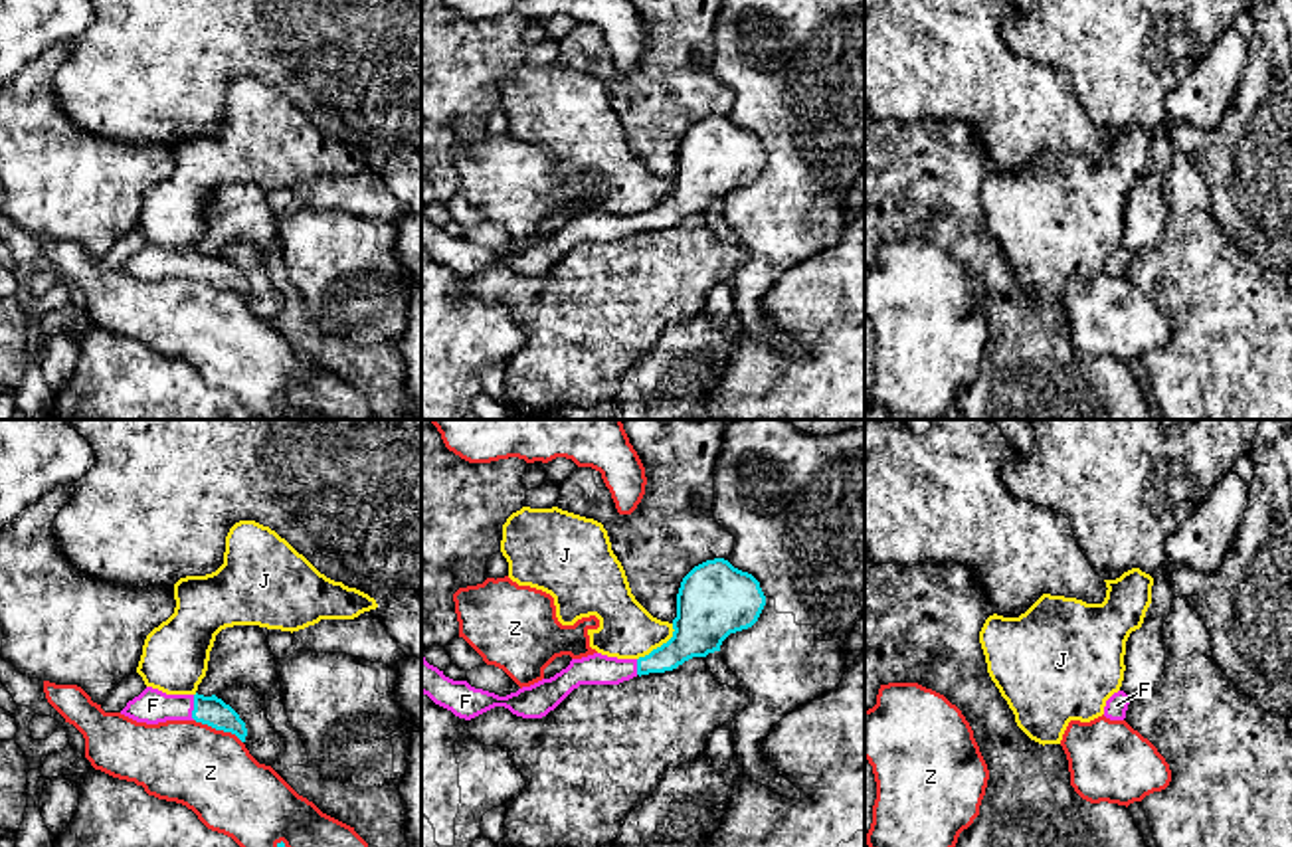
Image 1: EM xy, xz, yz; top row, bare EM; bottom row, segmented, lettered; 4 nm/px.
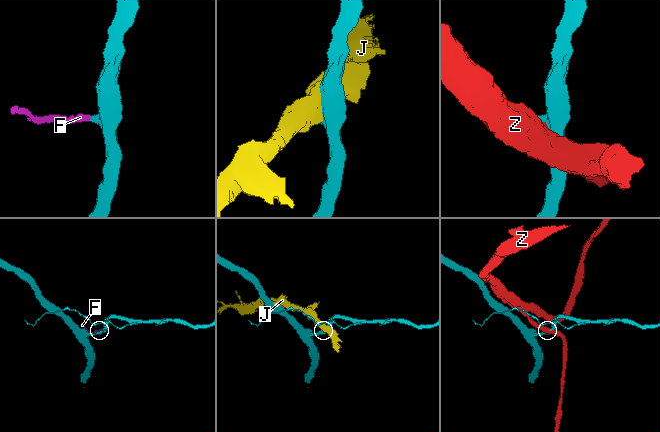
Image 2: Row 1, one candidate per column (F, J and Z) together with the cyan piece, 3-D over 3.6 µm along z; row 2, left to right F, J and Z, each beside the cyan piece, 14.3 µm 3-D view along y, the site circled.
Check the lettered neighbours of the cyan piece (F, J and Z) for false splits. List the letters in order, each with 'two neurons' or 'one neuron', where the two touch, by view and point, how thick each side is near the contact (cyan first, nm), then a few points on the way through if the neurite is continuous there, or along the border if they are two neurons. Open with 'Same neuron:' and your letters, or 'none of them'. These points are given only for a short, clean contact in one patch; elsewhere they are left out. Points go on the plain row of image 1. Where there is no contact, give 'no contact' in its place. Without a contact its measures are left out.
Same neuron: F
F: one neuron; meets cyan in xy at (194, 264); 120 nm thick on the cyan side, 140 nm on the other; runs through xy (212, 268), (194, 264), (153, 262)
J: two neurons; meets cyan in xz at (661, 202); 280 nm thick on the cyan side, 220 nm on the other
Z: two neurons; meets cyan in xy at (218, 285); 120 nm thick on the cyan side, 340 nm on the other

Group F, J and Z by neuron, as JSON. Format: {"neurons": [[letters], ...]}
{"neurons": [["F"], ["J"], ["Z"]]}

